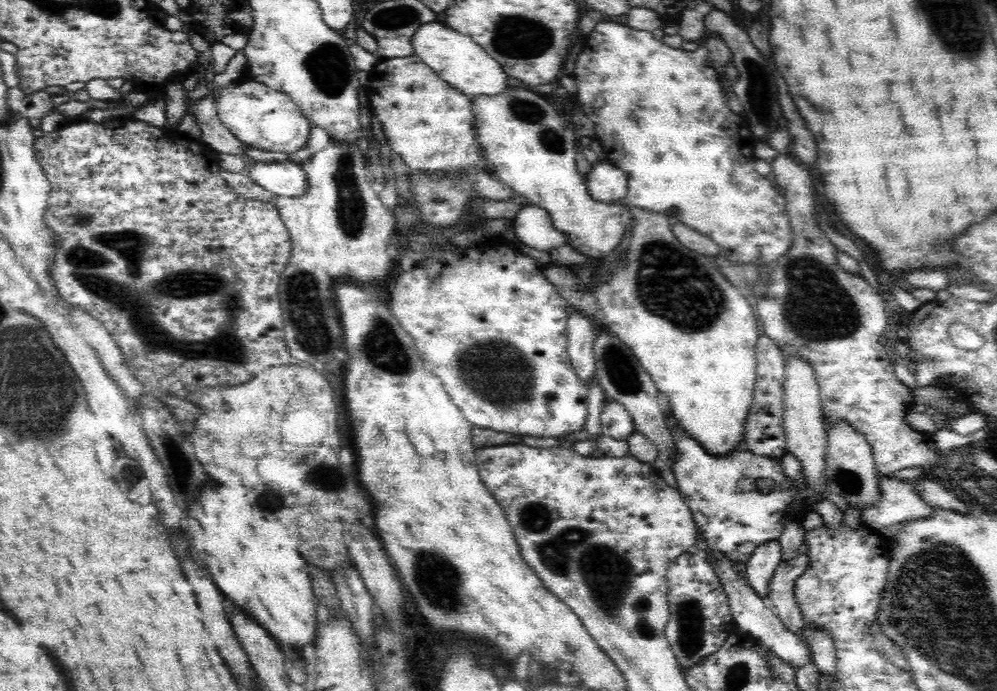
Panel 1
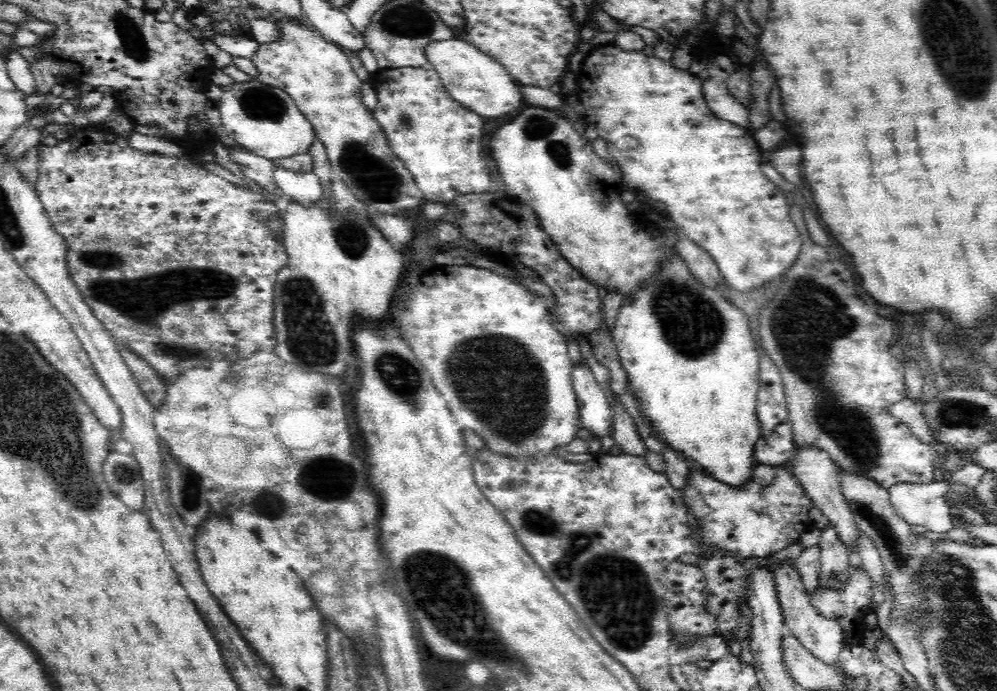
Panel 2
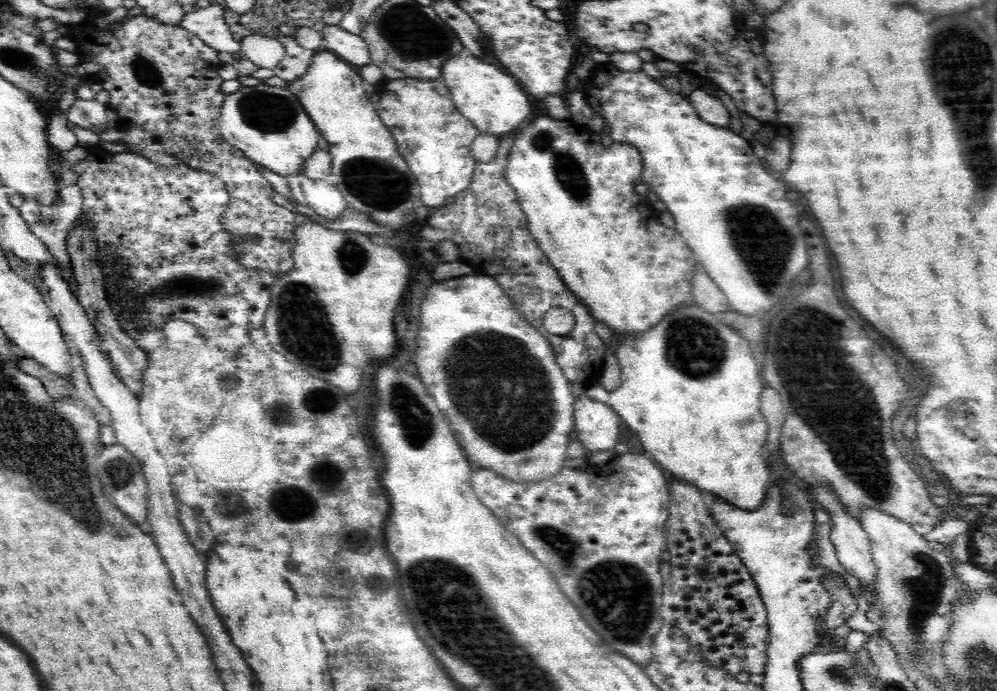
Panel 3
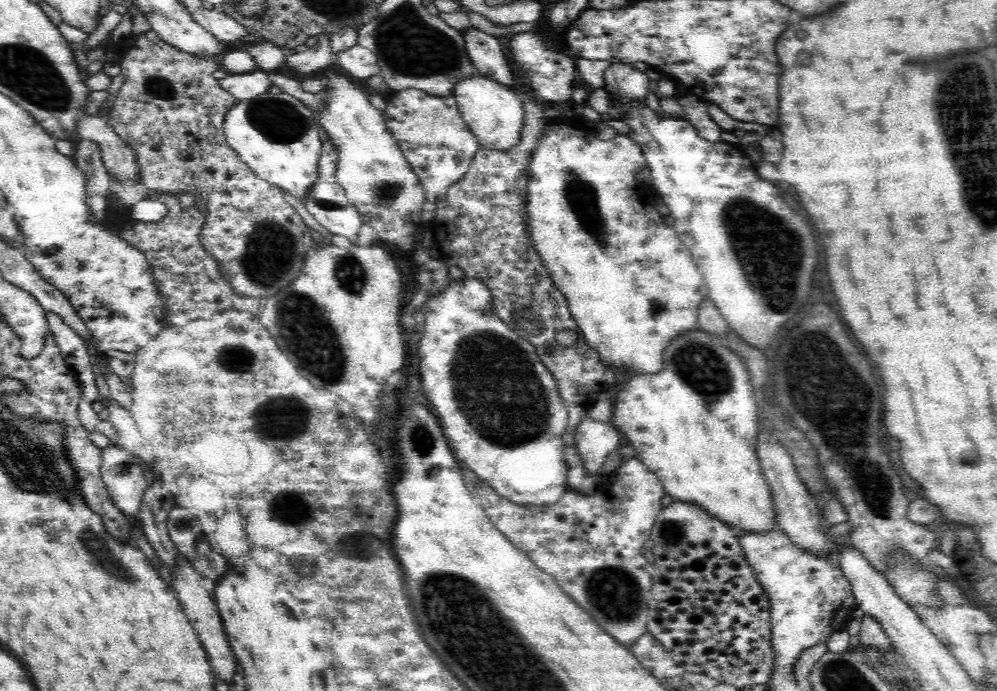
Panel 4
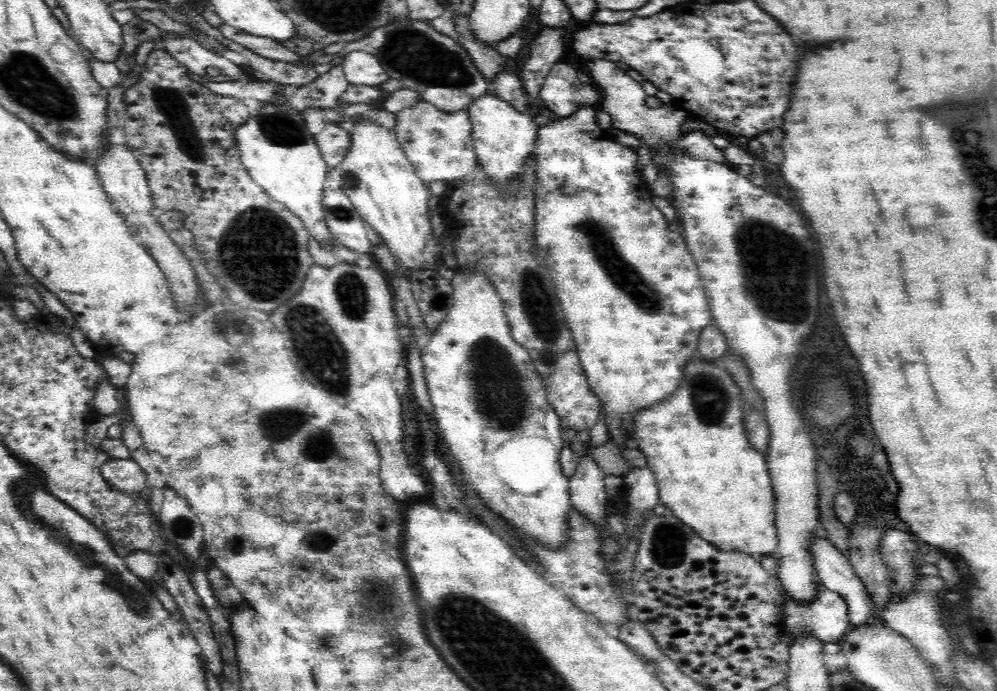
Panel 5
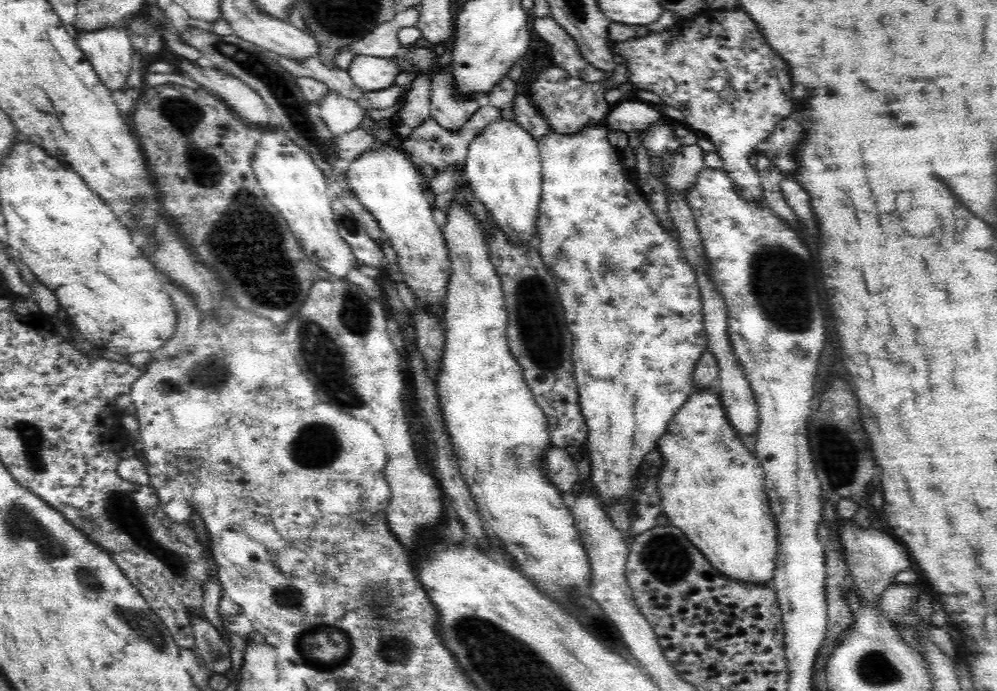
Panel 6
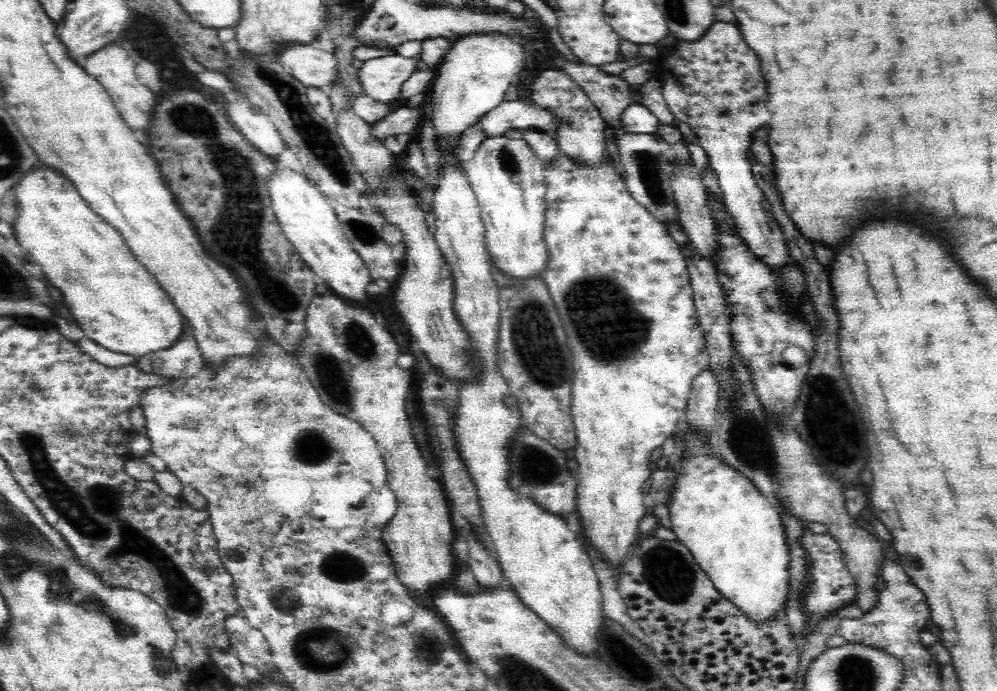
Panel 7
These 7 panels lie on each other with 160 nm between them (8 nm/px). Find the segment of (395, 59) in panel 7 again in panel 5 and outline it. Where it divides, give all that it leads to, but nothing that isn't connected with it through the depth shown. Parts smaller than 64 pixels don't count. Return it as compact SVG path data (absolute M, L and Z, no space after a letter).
M355 50L343 59L342 68L349 83L376 87L389 78L381 62L368 52Z

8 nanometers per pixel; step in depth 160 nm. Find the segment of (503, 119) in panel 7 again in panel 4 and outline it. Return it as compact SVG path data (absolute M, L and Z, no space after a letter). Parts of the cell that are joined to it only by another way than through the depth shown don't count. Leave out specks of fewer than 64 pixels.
M405 88L399 91L392 90L385 98L386 125L424 187L426 200L422 207L421 218L432 222L437 209L437 200L452 184L464 178L474 161L475 154L482 146L460 116L453 95L431 96L420 89Z

